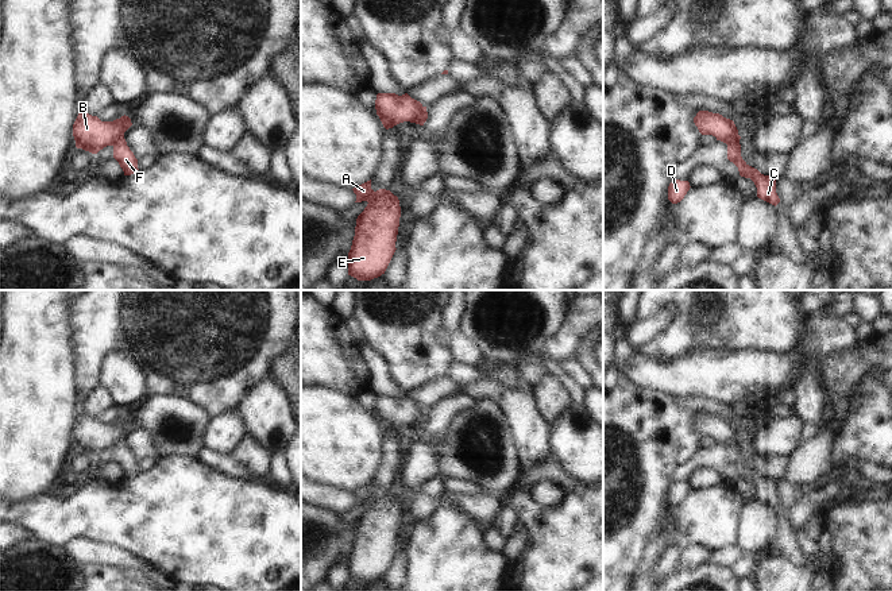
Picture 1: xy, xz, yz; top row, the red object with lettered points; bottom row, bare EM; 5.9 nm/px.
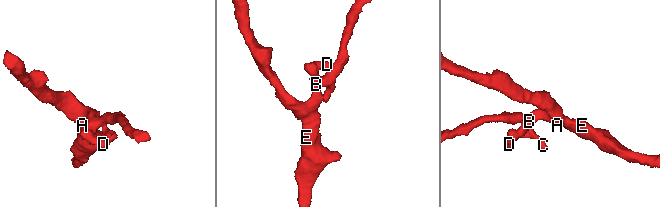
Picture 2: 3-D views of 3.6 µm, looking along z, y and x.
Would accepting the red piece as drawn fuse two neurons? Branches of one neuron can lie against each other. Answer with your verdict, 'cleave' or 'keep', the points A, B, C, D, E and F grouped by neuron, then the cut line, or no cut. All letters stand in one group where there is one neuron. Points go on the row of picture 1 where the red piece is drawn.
cleave; A B D E / C F; cut in xz along (423, 107), (413, 122)

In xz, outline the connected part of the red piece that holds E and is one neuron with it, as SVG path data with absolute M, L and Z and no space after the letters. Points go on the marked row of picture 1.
M371 179L355 186L355 202L367 201L356 219L355 236L348 252L348 275L371 281L385 274L394 252L399 227L399 200L390 190L371 189Z

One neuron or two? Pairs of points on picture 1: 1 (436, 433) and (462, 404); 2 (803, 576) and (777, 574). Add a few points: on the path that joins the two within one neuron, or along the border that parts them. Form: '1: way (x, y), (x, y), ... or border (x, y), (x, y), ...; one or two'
1: way (436, 425), (454, 406); one
2: way (796, 576), (784, 576); one

